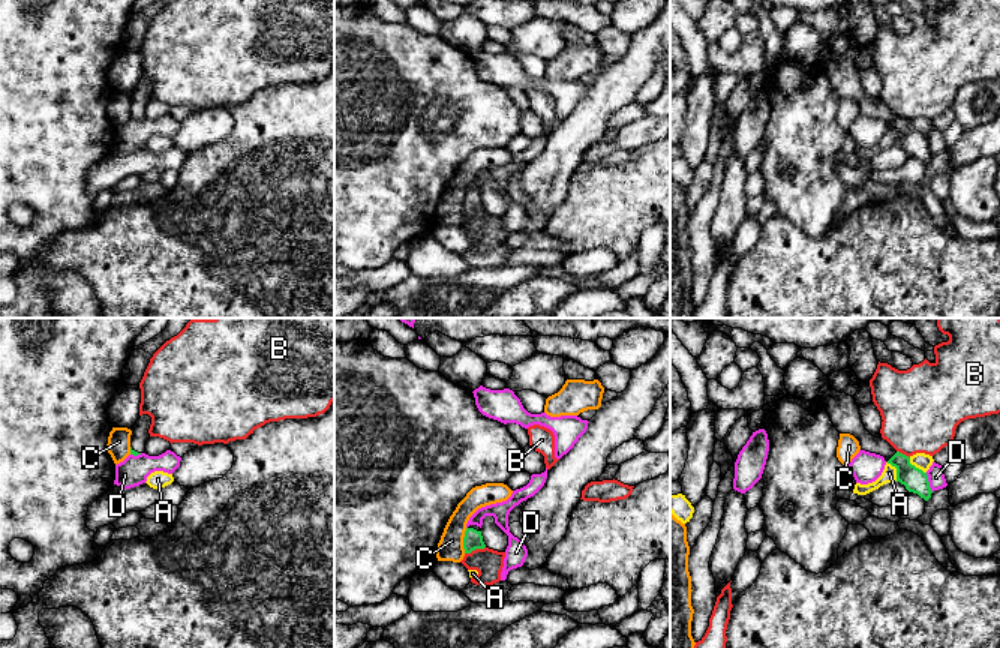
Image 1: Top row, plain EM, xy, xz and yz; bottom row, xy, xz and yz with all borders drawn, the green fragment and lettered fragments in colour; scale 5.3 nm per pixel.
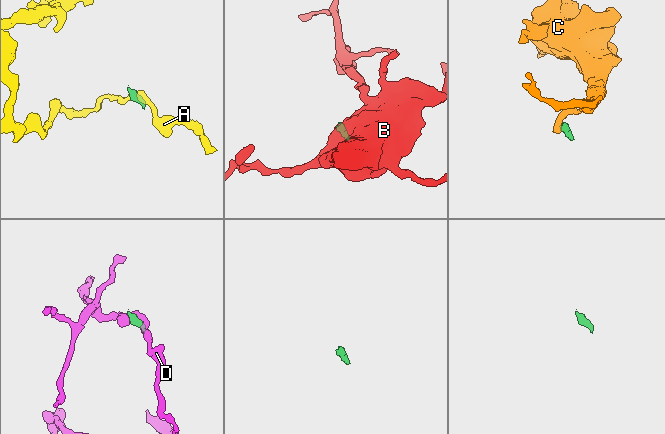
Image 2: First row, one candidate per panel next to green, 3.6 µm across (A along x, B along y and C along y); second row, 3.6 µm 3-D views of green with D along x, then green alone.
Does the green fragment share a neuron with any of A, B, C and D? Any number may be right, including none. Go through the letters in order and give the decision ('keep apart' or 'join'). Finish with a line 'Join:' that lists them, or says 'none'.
A: keep apart
B: keep apart
C: keep apart
D: keep apart
Join: none

